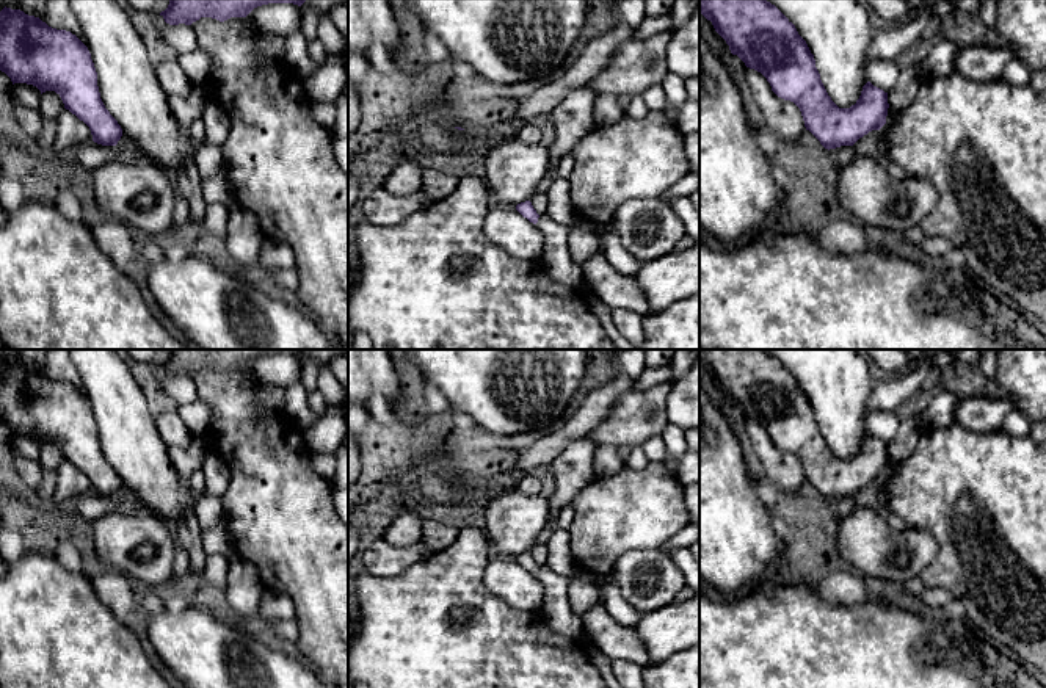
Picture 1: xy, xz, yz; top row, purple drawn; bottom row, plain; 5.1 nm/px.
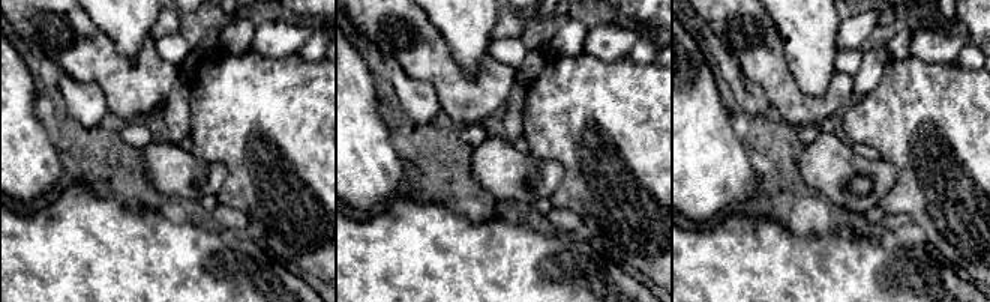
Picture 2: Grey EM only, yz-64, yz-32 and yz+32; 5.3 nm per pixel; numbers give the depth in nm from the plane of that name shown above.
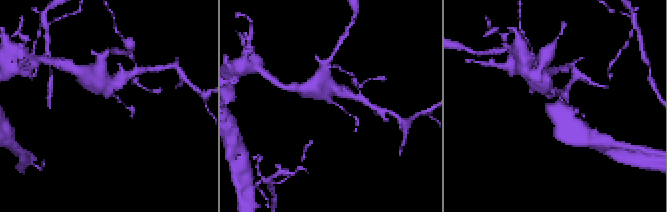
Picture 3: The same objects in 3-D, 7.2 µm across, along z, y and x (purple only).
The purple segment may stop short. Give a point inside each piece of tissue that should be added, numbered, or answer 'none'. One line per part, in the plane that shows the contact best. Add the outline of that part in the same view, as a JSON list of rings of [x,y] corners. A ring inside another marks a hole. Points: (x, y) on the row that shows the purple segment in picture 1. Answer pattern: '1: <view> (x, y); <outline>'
none

